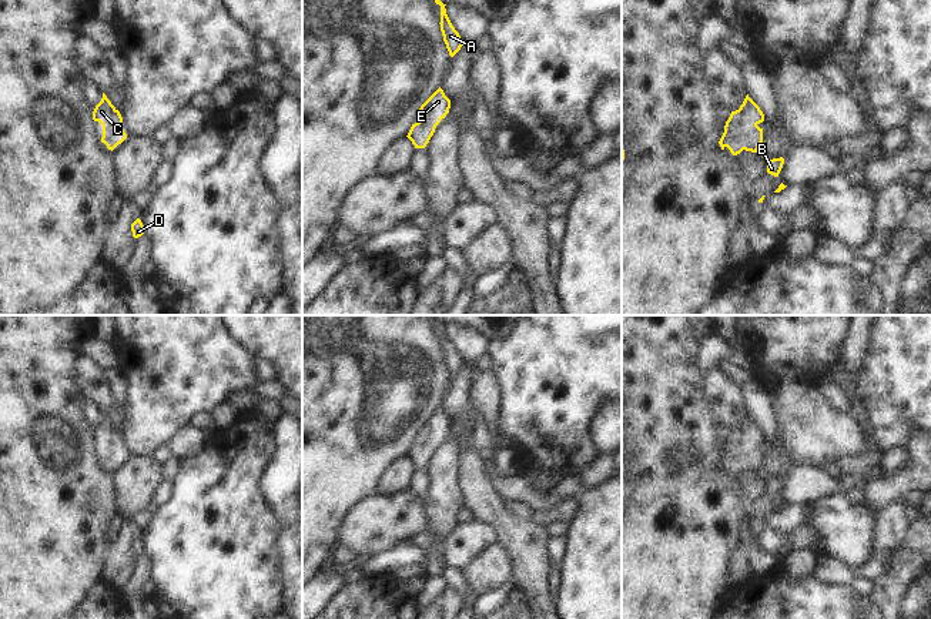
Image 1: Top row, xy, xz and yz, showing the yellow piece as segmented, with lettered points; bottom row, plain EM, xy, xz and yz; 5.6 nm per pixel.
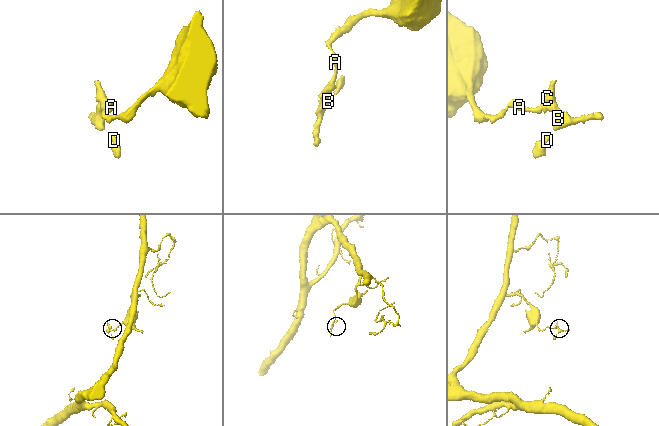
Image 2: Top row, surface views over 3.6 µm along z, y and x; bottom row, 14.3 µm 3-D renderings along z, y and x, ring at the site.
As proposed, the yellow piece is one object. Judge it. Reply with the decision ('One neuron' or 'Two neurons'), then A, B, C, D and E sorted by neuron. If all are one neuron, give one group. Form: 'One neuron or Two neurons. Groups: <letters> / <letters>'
One neuron. Groups: A B C D E

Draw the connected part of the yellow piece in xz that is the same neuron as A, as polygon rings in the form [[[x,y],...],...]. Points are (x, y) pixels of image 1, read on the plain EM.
[[[436,318],[435,322],[441,325],[441,351],[449,375],[453,377],[463,365],[463,361],[446,334],[446,324],[443,324],[439,318]]]

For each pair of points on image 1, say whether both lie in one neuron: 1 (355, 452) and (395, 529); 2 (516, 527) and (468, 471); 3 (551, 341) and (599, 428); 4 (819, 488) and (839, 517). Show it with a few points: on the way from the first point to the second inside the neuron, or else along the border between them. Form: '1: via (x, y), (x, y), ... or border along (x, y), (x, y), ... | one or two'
1: border along (372, 492), (345, 514) | two
2: via (501, 517), (476, 492), (475, 487) | one
3: border along (606, 402), (589, 425), (589, 440), (593, 451) | two
4: border along (840, 489), (826, 494), (811, 504) | two

